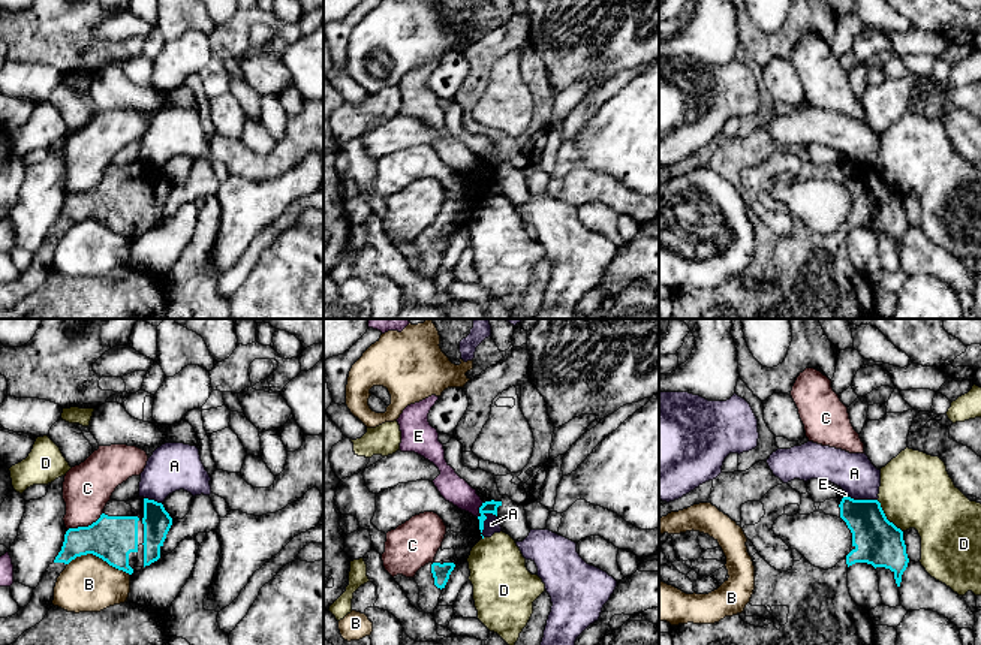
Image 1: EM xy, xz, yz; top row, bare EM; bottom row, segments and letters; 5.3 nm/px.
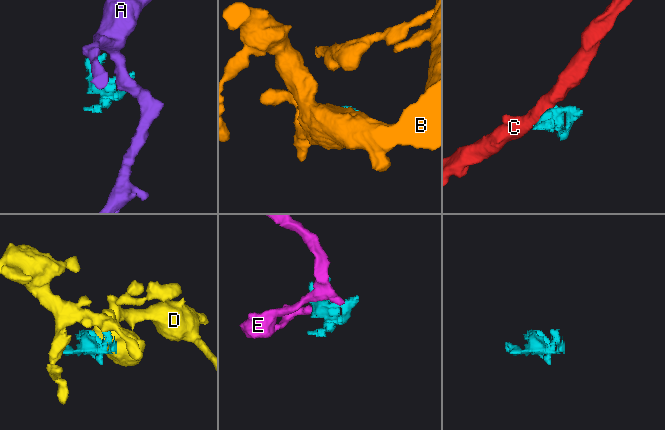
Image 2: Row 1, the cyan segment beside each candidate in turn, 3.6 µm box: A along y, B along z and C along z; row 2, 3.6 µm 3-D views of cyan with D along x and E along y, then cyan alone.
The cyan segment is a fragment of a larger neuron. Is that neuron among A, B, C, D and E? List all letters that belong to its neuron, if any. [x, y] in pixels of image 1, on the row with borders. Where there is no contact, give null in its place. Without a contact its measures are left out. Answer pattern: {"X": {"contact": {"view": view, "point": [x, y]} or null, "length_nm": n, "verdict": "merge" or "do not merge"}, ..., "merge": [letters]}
{"A": {"contact": {"view": "xz", "point": [483, 523]}, "length_nm": 140, "verdict": "do not merge"}, "B": {"contact": {"view": "xy", "point": [99, 557]}, "length_nm": 340, "verdict": "do not merge"}, "C": {"contact": {"view": "xy", "point": [86, 527]}, "length_nm": 220, "verdict": "do not merge"}, "D": {"contact": {"view": "yz", "point": [885, 517]}, "length_nm": 220, "verdict": "do not merge"}, "E": {"contact": {"view": "xz", "point": [480, 508]}, "length_nm": 70, "verdict": "do not merge"}, "merge": []}

